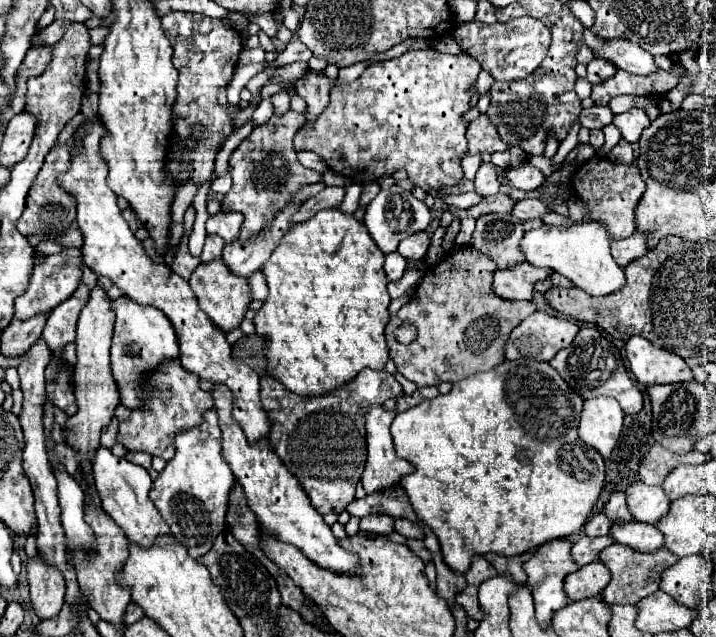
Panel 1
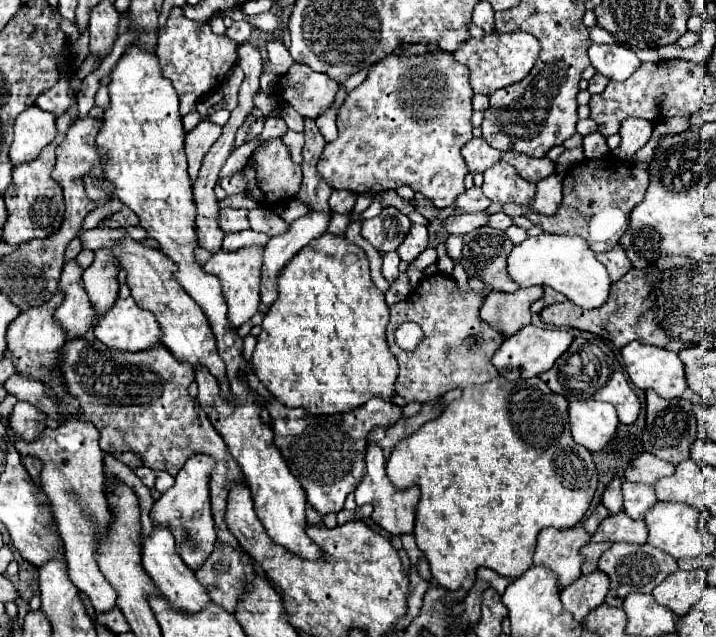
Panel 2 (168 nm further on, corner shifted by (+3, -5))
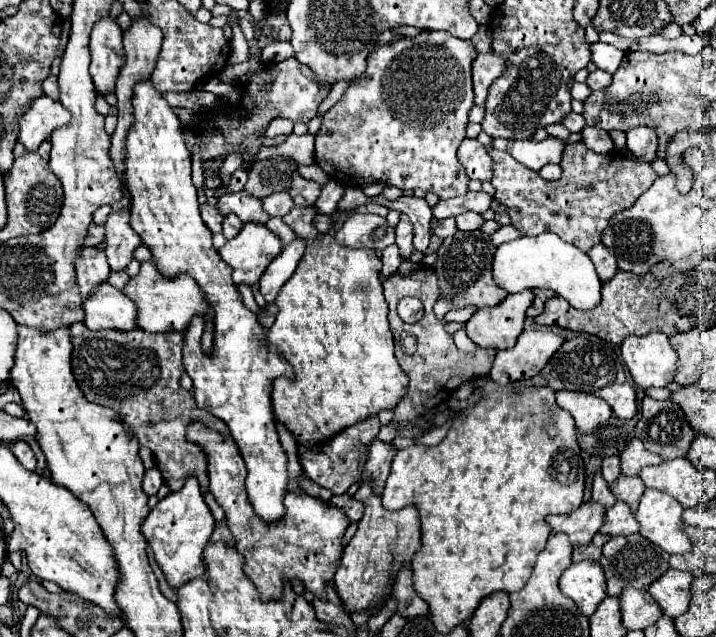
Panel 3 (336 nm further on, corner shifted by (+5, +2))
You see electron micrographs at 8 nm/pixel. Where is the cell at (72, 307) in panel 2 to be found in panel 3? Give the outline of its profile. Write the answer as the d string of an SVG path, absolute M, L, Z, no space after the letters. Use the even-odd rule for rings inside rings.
M84 248L76 266L76 280L80 286L80 296L86 298L90 292L108 280L110 266L106 262L106 254L98 248Z

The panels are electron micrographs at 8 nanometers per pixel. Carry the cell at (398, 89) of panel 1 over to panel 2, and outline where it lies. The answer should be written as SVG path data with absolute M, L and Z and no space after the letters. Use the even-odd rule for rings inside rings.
M438 51L434 55L424 55L424 57L400 57L400 55L388 55L384 59L380 59L376 65L372 65L366 81L362 85L358 85L354 91L348 93L346 101L342 103L342 107L338 109L338 139L330 141L322 155L320 155L320 161L318 161L318 173L324 177L324 181L332 187L332 189L346 189L346 191L352 191L356 195L362 195L362 193L384 193L384 191L390 191L390 189L398 189L400 185L410 185L412 189L424 193L428 199L432 199L432 203L442 209L442 207L448 207L456 201L456 197L460 193L466 191L464 187L464 177L468 173L468 167L464 165L464 157L460 155L460 149L464 147L464 143L468 143L472 139L472 123L470 123L470 117L472 117L472 87L470 87L470 71L466 65L458 63L452 53L448 51Z

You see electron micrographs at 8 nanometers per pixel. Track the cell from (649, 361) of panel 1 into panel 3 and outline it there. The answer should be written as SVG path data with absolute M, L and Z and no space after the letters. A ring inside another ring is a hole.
M662 332L628 336L622 342L622 358L640 388L662 388L674 380L676 352Z

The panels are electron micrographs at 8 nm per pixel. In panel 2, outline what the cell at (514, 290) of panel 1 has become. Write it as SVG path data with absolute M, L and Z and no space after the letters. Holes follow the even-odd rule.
M540 285L518 289L514 293L492 291L480 309L480 317L510 337L530 323L530 305L540 299L542 293L544 289Z

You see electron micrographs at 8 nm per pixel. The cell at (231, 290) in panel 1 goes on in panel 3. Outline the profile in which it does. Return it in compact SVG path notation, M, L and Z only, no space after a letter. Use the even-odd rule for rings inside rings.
M246 222L242 232L228 240L218 252L226 264L232 266L234 284L248 284L260 280L266 266L282 252L282 240L260 222Z

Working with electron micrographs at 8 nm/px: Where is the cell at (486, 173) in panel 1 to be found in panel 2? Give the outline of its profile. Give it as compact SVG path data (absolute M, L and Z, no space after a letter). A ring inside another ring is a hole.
M472 187L454 201L454 207L458 209L458 213L478 213L484 211L490 203L492 201L482 193L480 187Z

